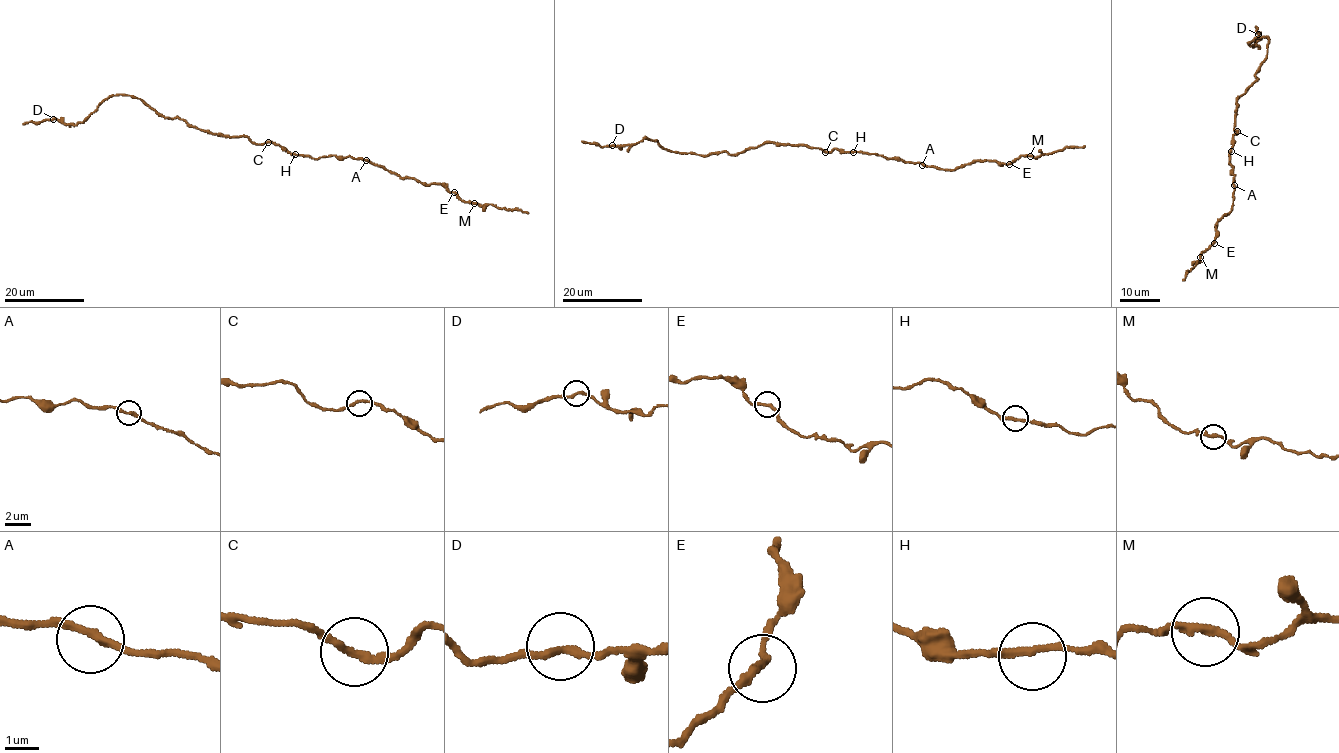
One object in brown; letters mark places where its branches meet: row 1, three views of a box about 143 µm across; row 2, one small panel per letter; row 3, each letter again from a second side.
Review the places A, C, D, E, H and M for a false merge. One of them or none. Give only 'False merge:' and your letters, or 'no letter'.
False merge: no letter

